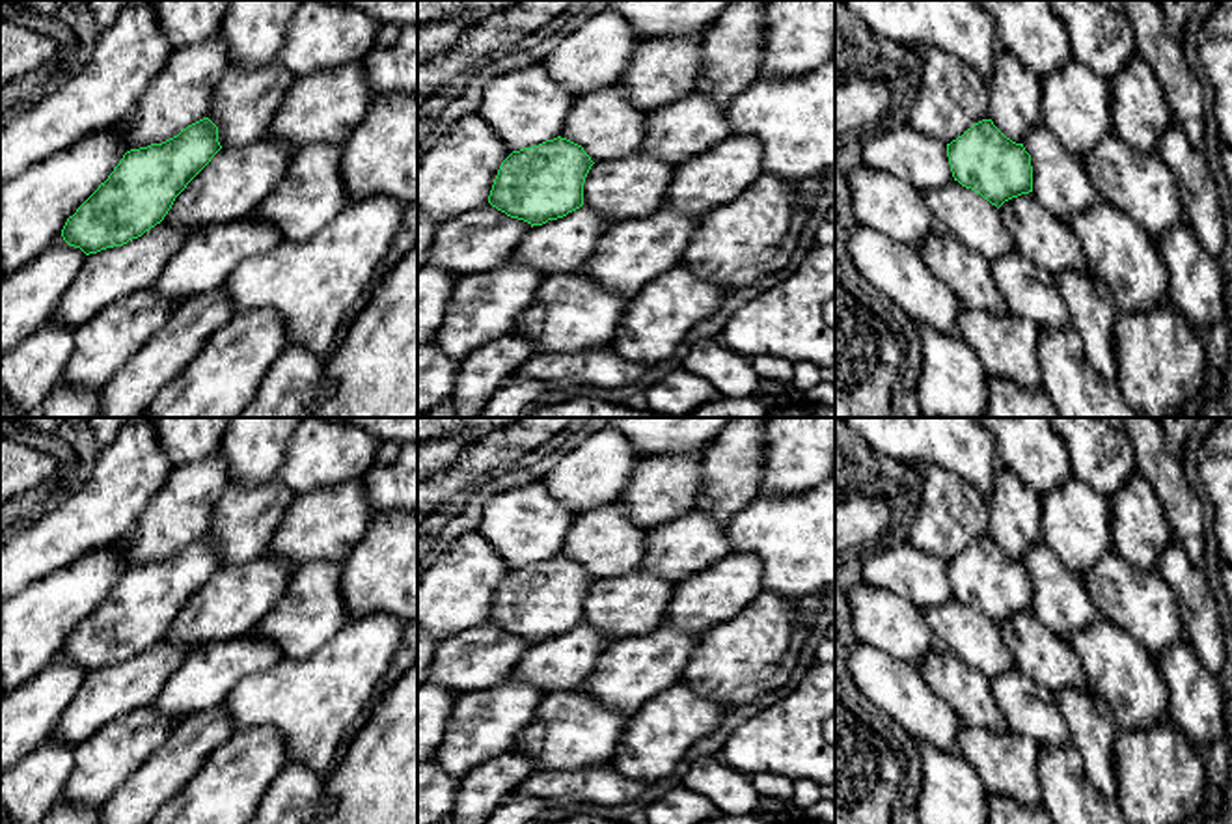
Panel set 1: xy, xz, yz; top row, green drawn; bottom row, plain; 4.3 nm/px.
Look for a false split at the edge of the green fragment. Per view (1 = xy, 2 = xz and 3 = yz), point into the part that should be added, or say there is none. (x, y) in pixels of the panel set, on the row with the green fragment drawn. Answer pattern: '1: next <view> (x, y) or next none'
1: next none
2: next none
3: next none

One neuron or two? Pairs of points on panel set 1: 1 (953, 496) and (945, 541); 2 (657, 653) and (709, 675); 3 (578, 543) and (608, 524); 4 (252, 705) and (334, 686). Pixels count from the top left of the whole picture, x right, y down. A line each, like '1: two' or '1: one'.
1: one
2: two
3: one
4: one

